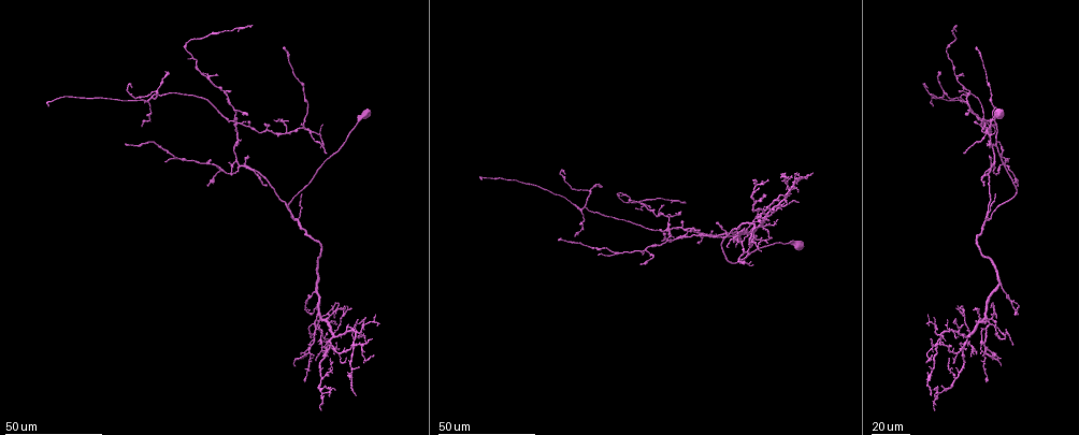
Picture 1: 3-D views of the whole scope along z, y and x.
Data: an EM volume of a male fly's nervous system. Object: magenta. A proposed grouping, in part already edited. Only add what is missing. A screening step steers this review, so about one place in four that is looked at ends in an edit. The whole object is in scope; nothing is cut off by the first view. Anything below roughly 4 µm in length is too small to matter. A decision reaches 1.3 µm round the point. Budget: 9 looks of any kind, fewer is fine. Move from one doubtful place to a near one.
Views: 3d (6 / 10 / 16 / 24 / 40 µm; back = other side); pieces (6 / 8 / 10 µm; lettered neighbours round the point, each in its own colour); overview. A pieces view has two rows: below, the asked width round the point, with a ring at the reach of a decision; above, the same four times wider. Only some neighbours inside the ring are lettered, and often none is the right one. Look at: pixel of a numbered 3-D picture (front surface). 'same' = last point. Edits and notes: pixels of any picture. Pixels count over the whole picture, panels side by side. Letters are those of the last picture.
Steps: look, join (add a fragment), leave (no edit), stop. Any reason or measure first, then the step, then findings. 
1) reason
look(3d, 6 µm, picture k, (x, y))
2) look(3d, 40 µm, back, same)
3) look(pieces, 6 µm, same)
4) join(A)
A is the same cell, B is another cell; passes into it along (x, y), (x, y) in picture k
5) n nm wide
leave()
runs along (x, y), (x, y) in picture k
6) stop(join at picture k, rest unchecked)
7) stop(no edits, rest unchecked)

free end
look(3d, 40 µm, picture 1, (965, 152))

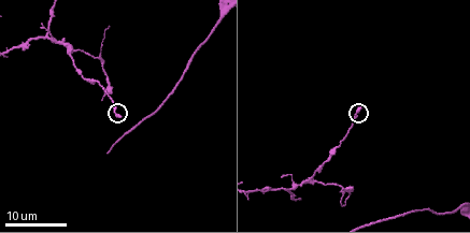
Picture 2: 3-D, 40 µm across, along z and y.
look(pieces, 10 µm, picture 2, (120, 114))

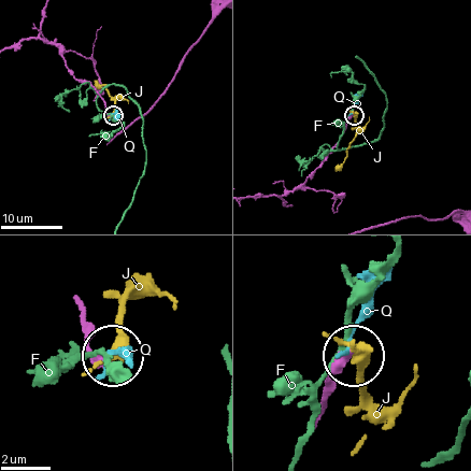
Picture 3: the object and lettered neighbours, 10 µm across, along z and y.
leave()
F, J and Q are other cells; no lettered fragment goes on from it

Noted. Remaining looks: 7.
branch stops here
look(3d, 24 µm, picture 1, (701, 231))

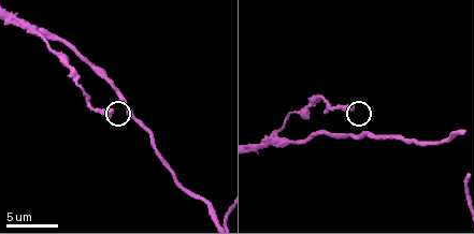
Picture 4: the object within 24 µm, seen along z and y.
what lies round it
look(pieces, 8 µm, picture 4, (351, 109))

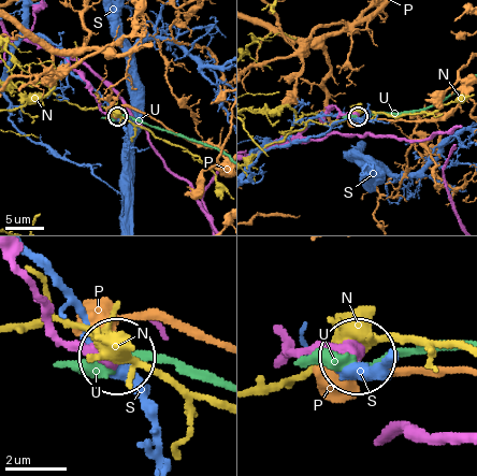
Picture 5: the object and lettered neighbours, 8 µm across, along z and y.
leave()
N, P, S and U are other cells; runs along (280, 334), (298, 350), (355, 356) in picture 5; no lettered fragment goes on from it

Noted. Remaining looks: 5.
long arm stops here
look(3d, 24 µm, picture 1, (50, 107))

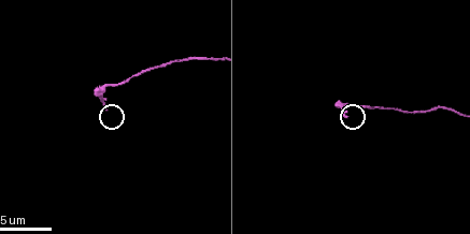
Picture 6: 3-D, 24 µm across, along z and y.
look(pieces, 6 µm, picture 6, (106, 107))

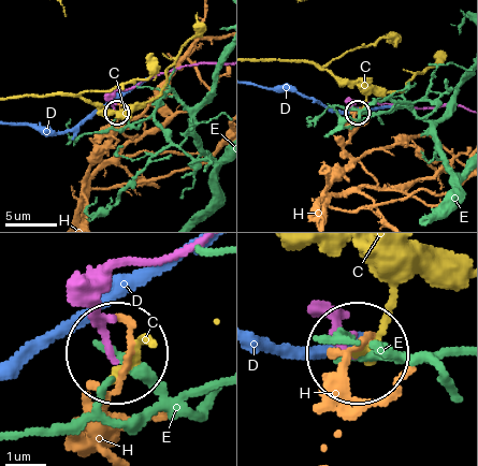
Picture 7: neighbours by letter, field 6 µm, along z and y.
leave()
C, D, E and H are other cells; runs along (177, 250), (116, 267), (96, 308), (113, 346) in picture 7; none of them fits

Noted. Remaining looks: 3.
branch stops here
look(3d, 40 µm, picture 1, (975, 123))

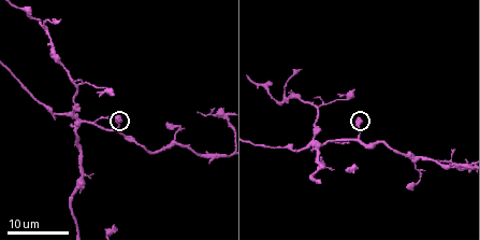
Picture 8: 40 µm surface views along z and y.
look(pieces, 6 µm, picture 8, (359, 118))

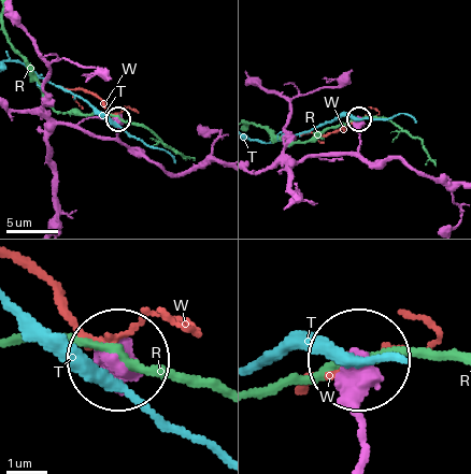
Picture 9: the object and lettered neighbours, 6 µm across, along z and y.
leave()
R, T and W are other cells; runs along (55, 185), (53, 130), (75, 125), (112, 138), (117, 120) in picture 9; none of them fits

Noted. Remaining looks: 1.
stop(no edits, rest unchecked)

